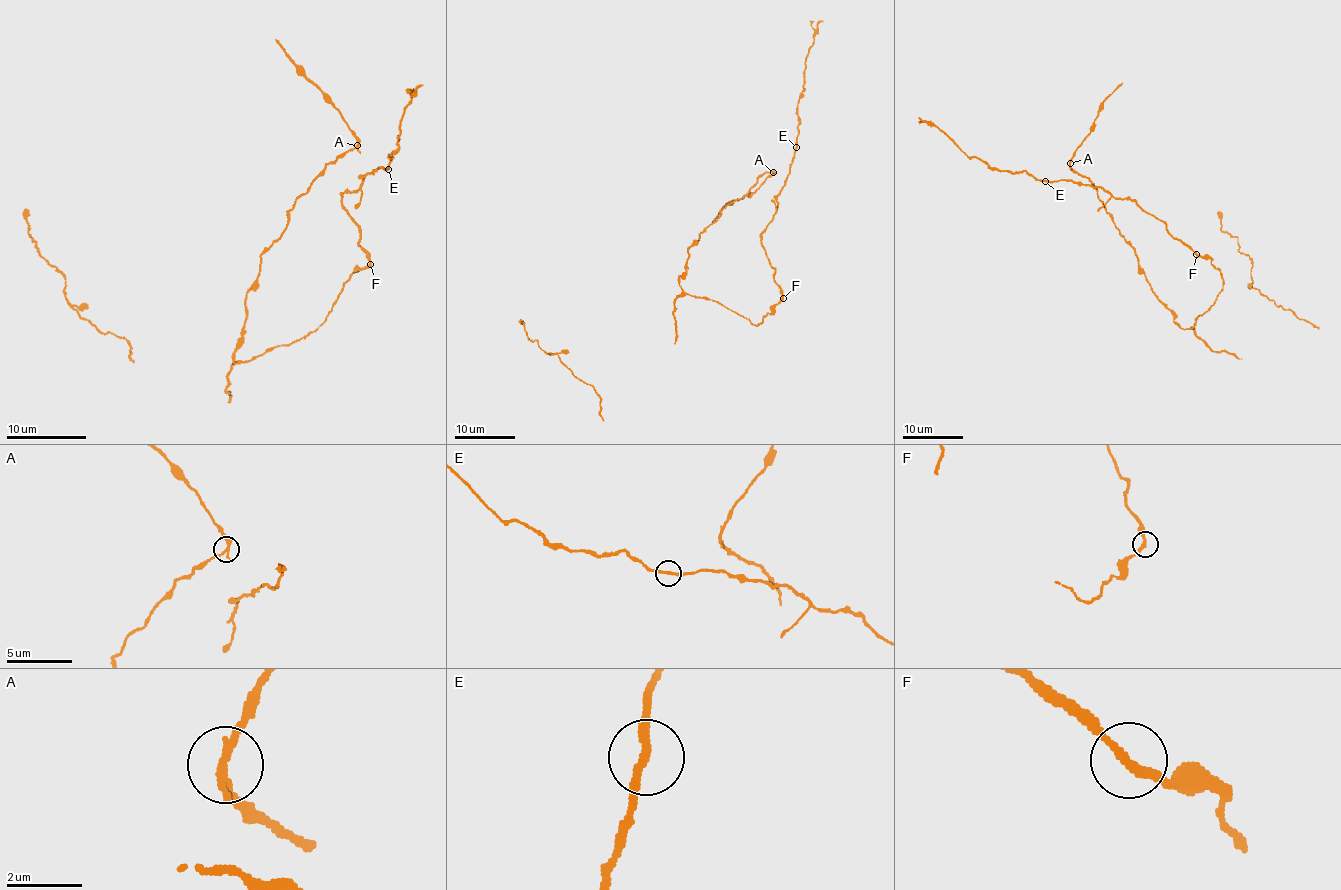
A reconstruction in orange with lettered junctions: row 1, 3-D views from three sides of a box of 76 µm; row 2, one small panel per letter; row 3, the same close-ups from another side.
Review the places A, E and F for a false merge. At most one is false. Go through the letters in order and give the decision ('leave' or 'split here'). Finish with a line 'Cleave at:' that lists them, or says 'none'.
A: split here
E: leave
F: leave
Cleave at: A

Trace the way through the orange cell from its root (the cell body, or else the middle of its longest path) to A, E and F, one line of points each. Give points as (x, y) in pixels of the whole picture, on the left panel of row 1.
A: (311, 332), (245, 362), (233, 362), (261, 256), (287, 226), (295, 201), (328, 163), (356, 145)
E: (311, 332), (324, 320), (350, 274), (370, 262), (342, 195), (354, 193), (366, 173), (388, 169)
F: (311, 332), (324, 320), (350, 274), (370, 264)

